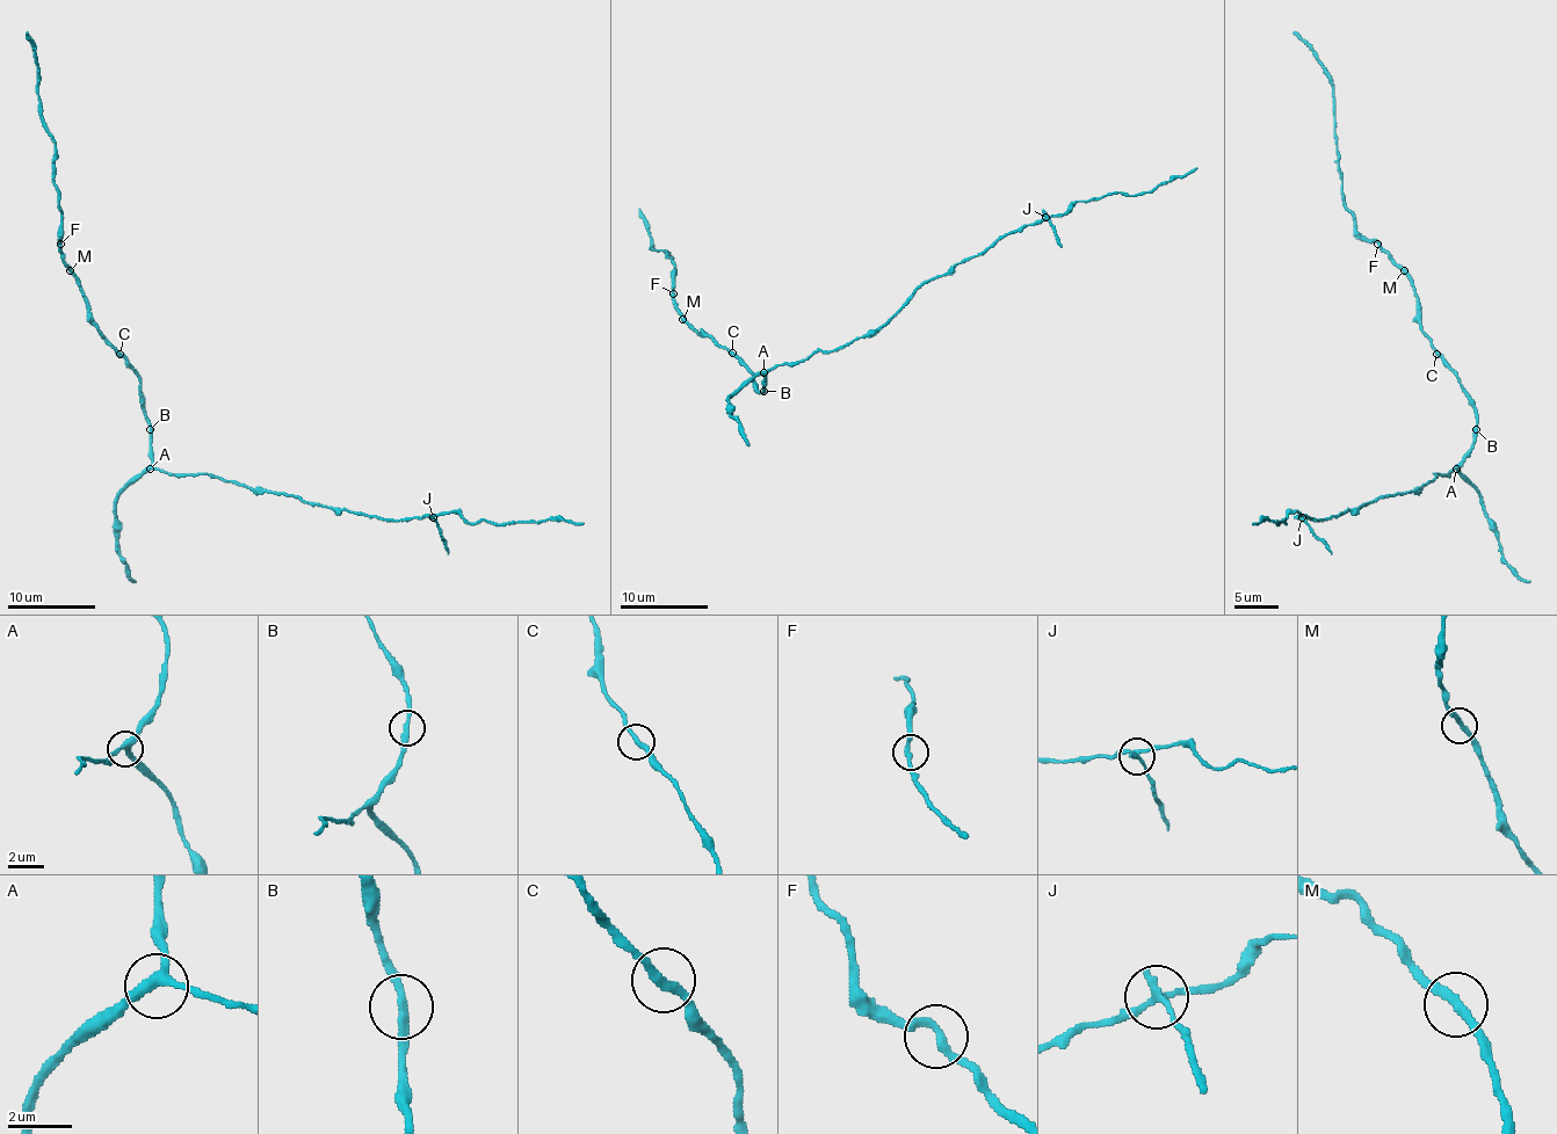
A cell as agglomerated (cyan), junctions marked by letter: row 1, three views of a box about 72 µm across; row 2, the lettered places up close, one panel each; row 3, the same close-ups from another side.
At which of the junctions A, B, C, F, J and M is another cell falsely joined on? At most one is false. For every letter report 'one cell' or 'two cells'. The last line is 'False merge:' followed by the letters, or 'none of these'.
A: one cell
B: one cell
C: one cell
F: one cell
J: two cells
M: one cell
False merge: J

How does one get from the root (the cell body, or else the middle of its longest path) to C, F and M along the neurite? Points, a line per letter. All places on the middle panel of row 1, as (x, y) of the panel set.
C: (766, 378), (763, 390), (759, 391), (754, 376), (732, 353)
F: (766, 378), (763, 390), (759, 391), (754, 376), (726, 348), (685, 319), (675, 309), (673, 293)
M: (766, 378), (763, 390), (759, 391), (754, 376), (726, 348), (682, 319)

